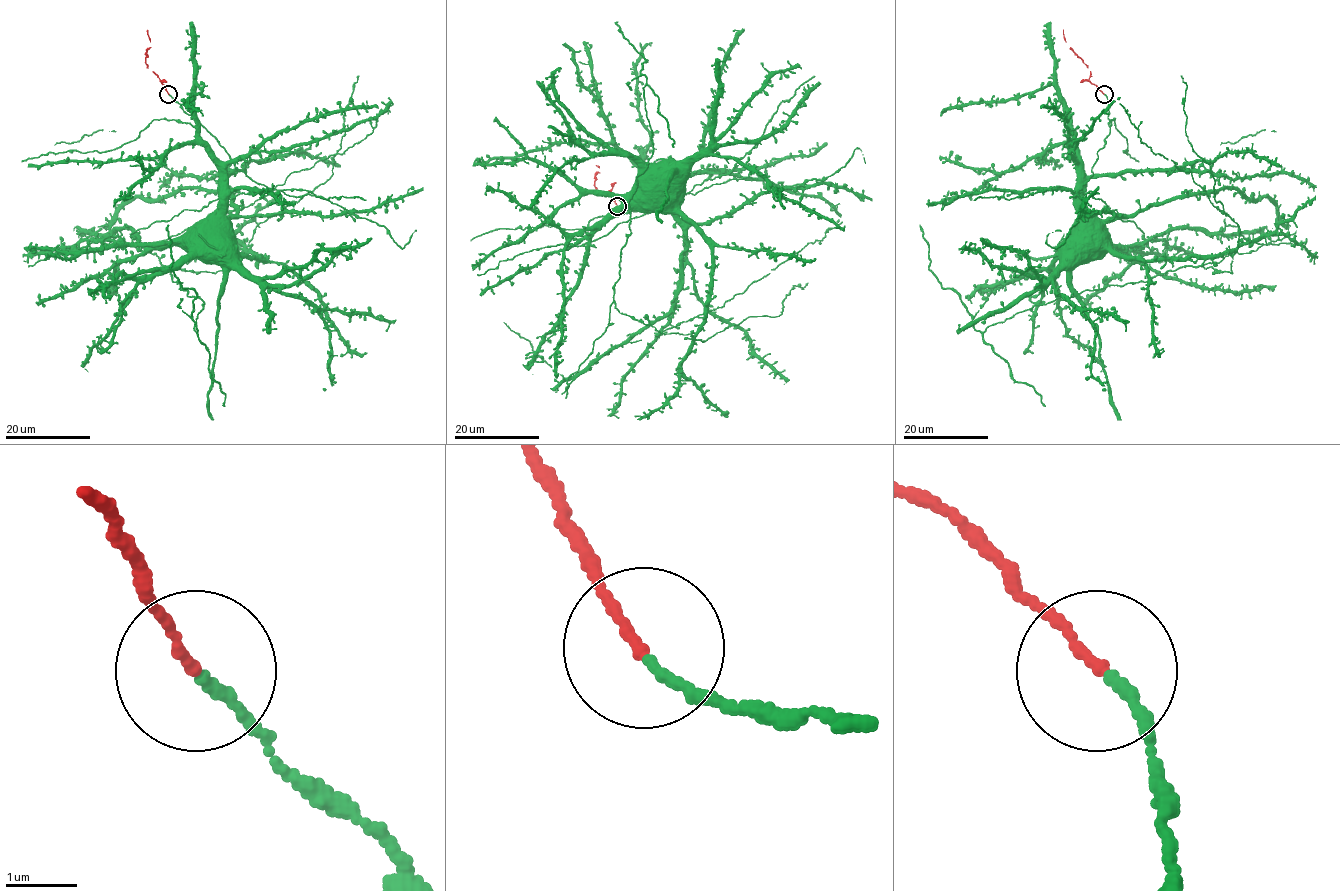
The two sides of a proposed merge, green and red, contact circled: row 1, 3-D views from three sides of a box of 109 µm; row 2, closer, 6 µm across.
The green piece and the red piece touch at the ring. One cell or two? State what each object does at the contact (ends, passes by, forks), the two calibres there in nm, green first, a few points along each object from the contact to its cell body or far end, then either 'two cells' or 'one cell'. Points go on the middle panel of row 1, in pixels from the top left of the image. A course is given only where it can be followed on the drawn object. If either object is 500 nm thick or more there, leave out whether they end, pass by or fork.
green ends; red ends; calibres 140 and 130 nm; course green (617, 207), (659, 212), (746, 177), (797, 186), (685, 222), (671, 207), (675, 165); course red (617, 205), (609, 191), (596, 189), (595, 175), (599, 167), (596, 165); one cell

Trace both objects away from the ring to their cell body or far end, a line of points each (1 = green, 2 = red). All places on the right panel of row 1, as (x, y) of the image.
1: (1105, 95), (1110, 133), (1075, 196), (1088, 215), (1120, 216), (1110, 217), (1063, 264)
2: (1103, 94), (1089, 80), (1090, 71), (1065, 42), (1063, 29)

